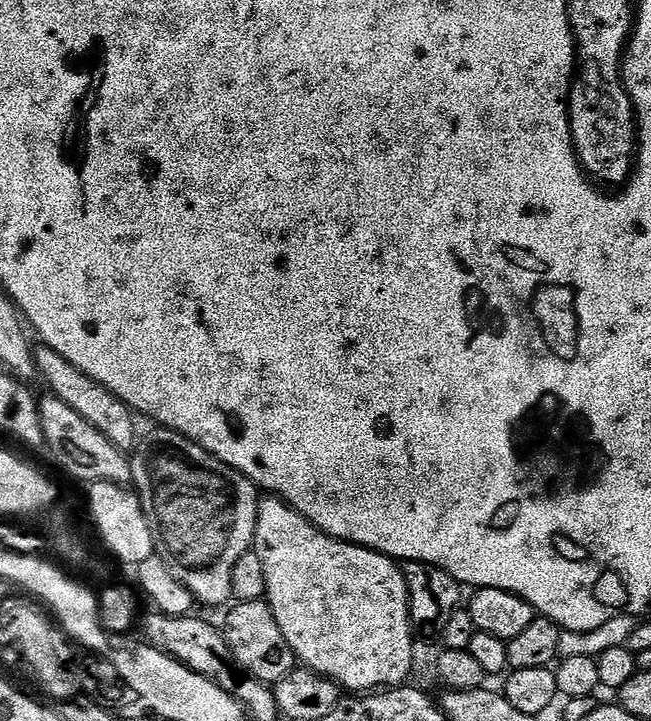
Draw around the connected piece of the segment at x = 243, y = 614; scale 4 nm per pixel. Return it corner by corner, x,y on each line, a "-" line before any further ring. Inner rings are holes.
264,600
236,602
228,610
228,621
222,624
222,631
228,648
232,651
232,659
251,674
254,680
261,680
266,685
274,686
282,682
282,678
296,671
298,661
294,650
290,642
286,642
282,630
278,630
278,622
267,602

